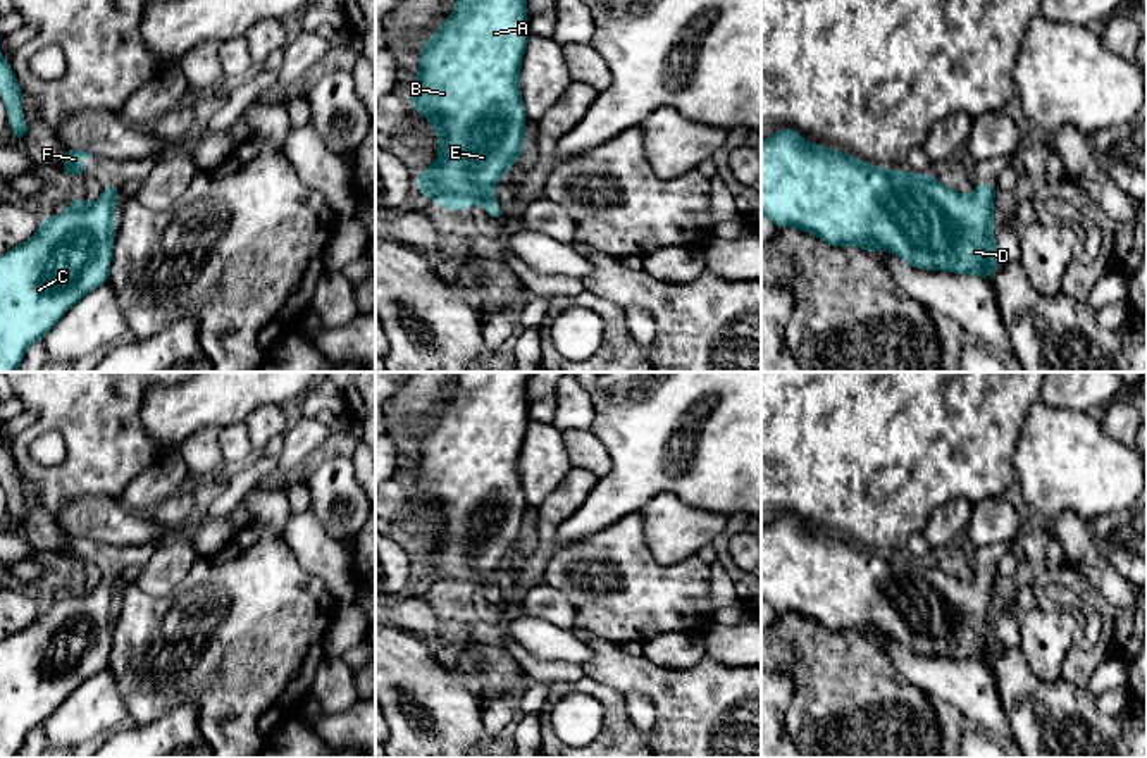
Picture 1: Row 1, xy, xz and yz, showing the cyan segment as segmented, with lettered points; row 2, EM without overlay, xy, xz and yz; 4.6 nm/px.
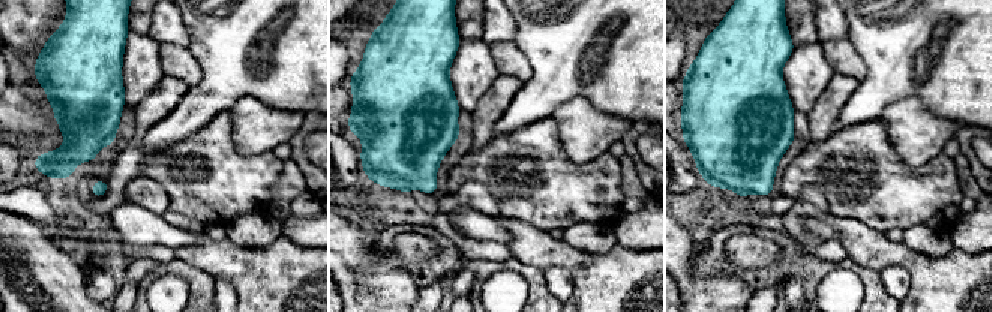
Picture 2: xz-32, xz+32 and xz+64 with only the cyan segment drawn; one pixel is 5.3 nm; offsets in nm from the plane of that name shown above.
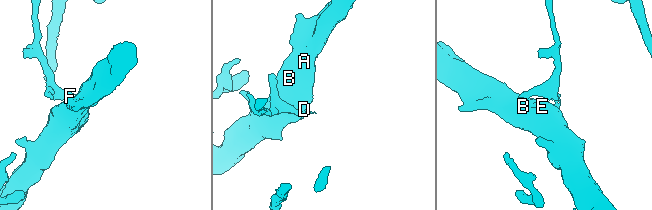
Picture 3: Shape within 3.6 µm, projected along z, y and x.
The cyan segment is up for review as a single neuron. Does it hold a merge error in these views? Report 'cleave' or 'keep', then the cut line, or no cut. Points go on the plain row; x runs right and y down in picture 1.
keep; cut none

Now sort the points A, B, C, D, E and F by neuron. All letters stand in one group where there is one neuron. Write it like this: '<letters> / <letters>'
A B C D E F

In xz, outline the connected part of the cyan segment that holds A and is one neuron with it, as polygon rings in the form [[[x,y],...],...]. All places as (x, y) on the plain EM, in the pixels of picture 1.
[[[453,372],[455,398],[418,434],[420,453],[406,479],[415,498],[432,510],[441,543],[415,560],[417,575],[446,596],[463,600],[474,587],[484,591],[491,606],[499,608],[505,596],[493,574],[522,543],[524,494],[518,458],[529,427],[527,382],[530,372]]]

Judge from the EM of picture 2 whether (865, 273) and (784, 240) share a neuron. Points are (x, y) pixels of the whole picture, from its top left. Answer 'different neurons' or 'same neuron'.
same neuron

